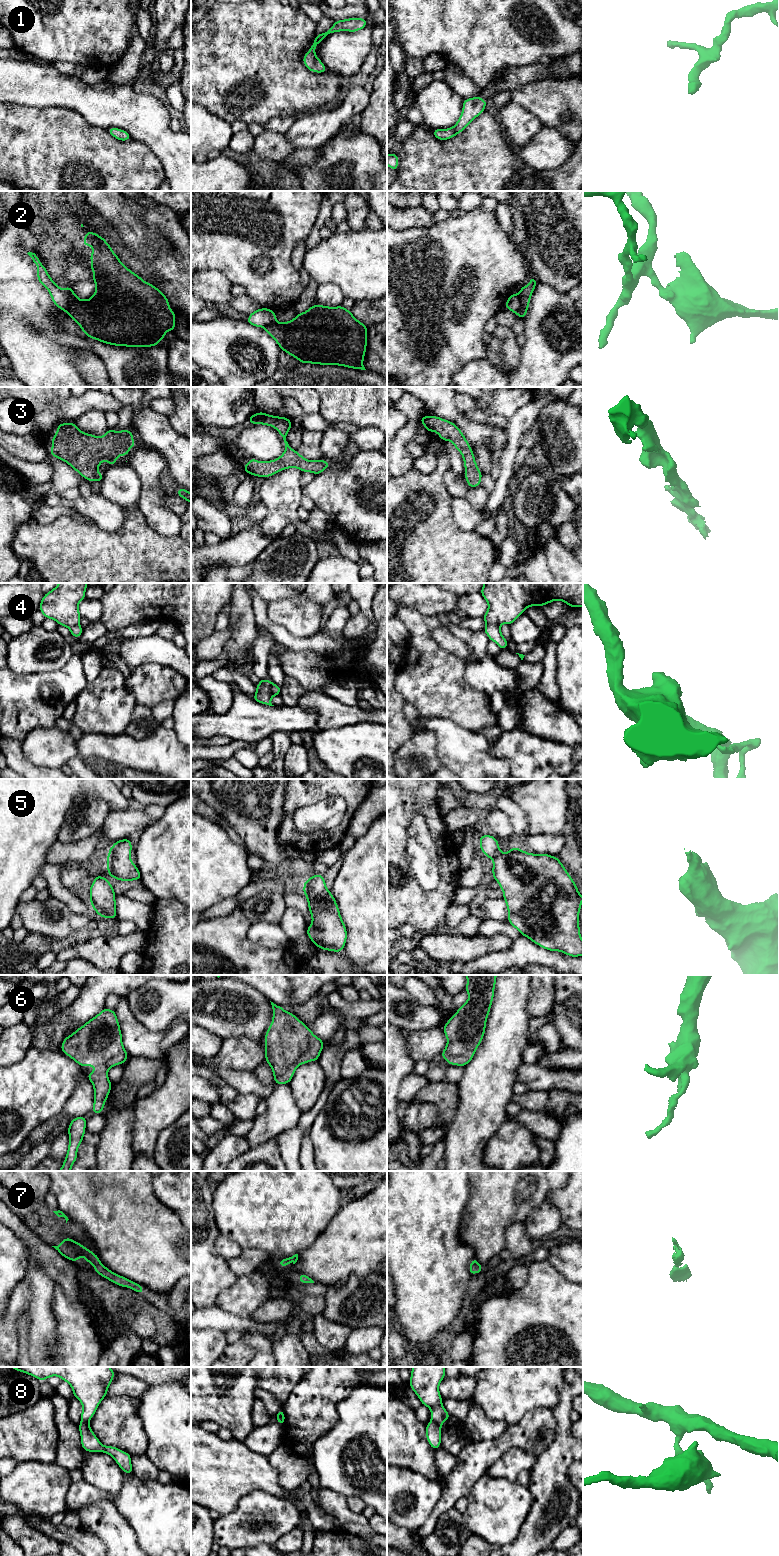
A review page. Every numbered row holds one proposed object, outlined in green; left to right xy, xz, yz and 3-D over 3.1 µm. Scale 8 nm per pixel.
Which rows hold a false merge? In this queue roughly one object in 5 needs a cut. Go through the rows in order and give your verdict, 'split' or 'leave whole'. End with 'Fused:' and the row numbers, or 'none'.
1: leave whole
2: split
3: leave whole
4: split
5: leave whole
6: leave whole
7: leave whole
8: split
Fused: 2, 4, 8

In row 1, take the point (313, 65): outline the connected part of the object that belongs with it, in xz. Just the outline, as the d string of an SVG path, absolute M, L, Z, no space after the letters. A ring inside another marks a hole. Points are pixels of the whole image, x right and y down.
M348 18L344 20L337 20L334 25L322 34L317 34L310 50L303 56L303 64L311 72L324 73L327 71L326 66L316 56L315 49L317 44L322 42L327 35L340 31L356 32L367 26L367 19L364 18Z

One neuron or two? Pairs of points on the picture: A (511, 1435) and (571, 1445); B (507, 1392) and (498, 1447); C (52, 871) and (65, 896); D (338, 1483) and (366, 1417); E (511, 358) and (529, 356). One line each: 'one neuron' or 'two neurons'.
A: two neurons
B: two neurons
C: one neuron
D: one neuron
E: two neurons

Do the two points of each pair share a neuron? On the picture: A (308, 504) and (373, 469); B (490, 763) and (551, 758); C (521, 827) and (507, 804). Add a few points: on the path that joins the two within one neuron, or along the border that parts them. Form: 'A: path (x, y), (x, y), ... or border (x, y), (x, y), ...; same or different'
A: border (303, 494), (309, 497), (316, 506); different
B: border (491, 746), (490, 752), (505, 757), (510, 768); different
C: path (519, 821), (512, 810); same

